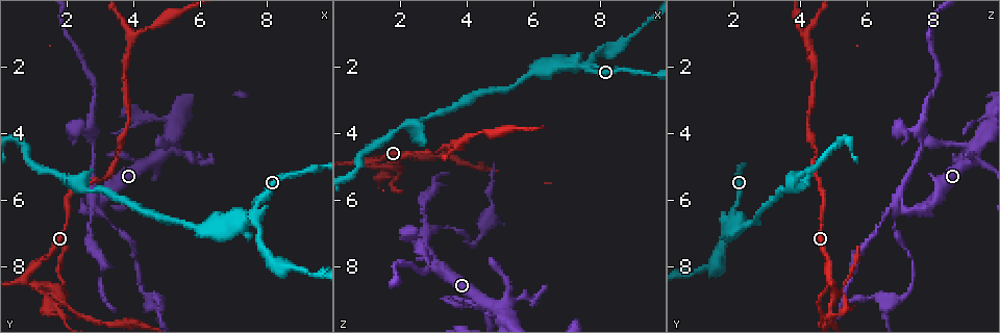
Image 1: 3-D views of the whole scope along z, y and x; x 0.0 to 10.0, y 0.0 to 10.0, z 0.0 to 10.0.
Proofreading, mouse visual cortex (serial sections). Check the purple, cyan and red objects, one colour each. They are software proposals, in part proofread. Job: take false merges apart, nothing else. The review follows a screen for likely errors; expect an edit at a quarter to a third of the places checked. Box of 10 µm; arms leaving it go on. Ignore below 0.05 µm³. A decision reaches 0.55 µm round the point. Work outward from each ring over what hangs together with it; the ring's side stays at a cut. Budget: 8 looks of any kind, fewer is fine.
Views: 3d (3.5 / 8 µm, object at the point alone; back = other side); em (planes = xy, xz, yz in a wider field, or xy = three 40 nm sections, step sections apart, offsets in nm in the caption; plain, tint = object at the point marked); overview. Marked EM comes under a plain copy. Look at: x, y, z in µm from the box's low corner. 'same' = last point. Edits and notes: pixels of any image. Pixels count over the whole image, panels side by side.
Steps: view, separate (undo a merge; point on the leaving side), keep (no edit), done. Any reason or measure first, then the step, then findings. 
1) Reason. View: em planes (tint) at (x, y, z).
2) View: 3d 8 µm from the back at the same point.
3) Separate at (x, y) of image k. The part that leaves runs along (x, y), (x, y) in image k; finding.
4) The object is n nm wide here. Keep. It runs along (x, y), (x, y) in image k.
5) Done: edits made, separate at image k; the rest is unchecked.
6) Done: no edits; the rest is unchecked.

Sharp bend. View: 3d 3.5 µm at (4.75, 4.70, 9.25).

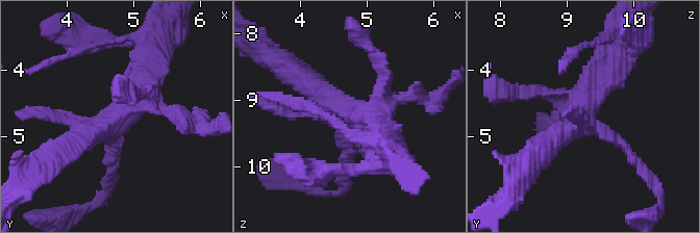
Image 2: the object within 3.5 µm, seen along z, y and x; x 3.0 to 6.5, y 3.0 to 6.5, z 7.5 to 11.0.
View: em xy step 1 (tint) at (4.80, 4.70, 9.20).

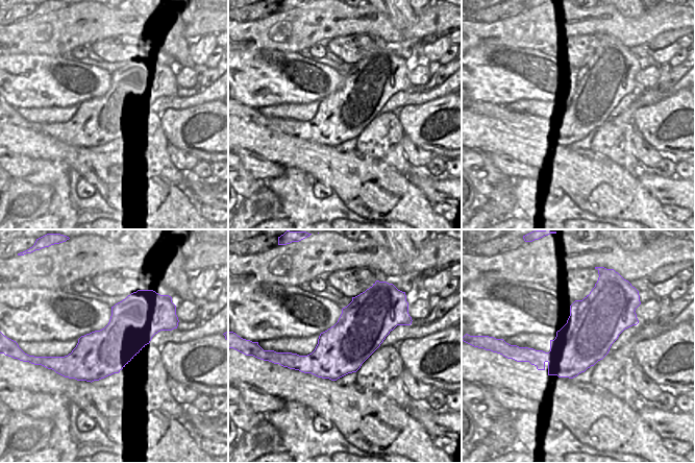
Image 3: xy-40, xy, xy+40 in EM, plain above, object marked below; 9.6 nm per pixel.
The object is 480 nm wide here. Keep. It runs along (67, 147), (130, 105), (147, 63) in image 2; one cell here.

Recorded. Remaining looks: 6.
A narrow waist. View: 3d 8 µm from the back at (2.70, 6.05, 6.95).

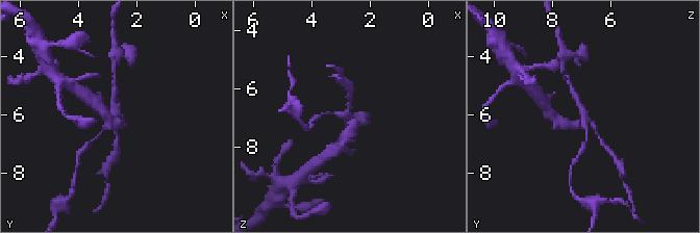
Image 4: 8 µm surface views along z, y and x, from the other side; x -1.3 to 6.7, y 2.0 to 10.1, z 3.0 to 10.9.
4 arms meet here; the arms are 100, 150, 200, 350 nm wide; need the tissue. View: em planes (tint) at the same point.

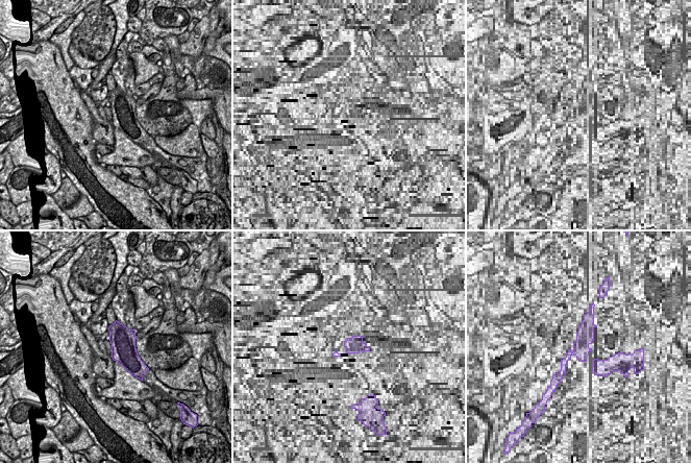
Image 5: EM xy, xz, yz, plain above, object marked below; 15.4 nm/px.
Separate at (114, 98) of image 4. The part that leaves runs along (116, 117), (113, 105), (115, 80) in image 4; two cells meet here.

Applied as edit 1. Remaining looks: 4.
View: overview.

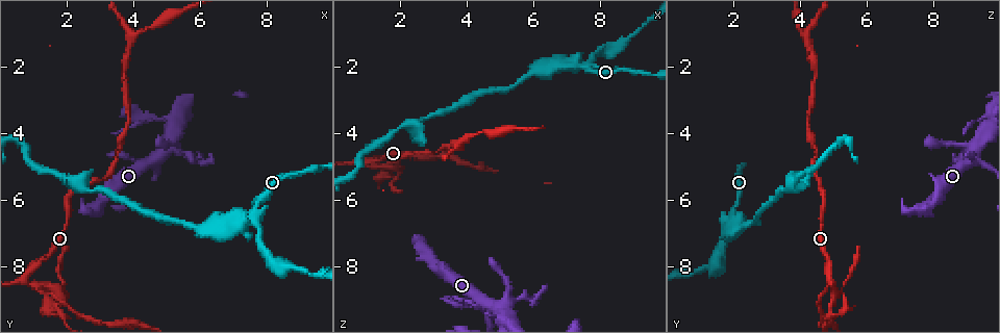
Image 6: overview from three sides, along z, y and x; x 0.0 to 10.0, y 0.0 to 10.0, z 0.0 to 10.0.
Three arms meet. View: 3d 3.5 µm at (4.00, 1.05, 4.15).

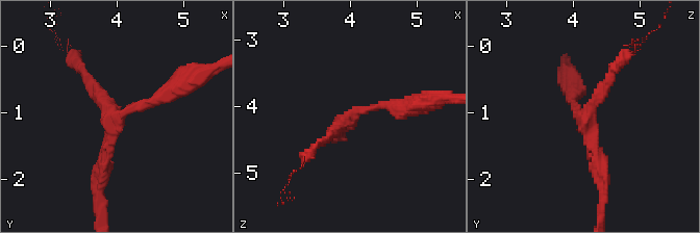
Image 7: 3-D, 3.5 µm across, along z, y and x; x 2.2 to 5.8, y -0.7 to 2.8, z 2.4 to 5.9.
3 arms meet here; the arms are 150, 150, 200 nm wide. View: em xy step 1 (tint) at (4.00, 1.05, 4.20).

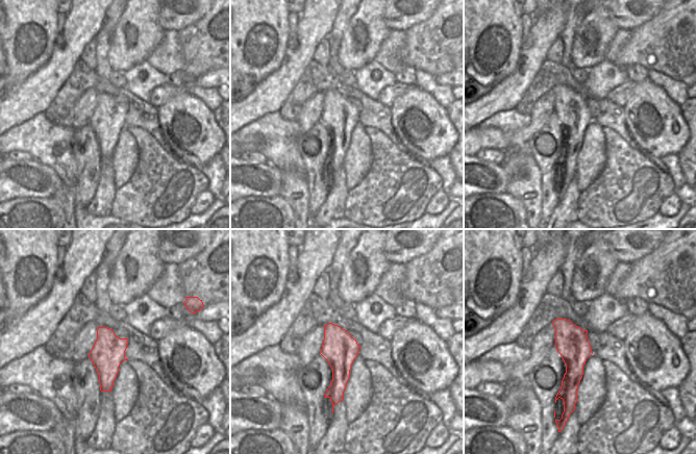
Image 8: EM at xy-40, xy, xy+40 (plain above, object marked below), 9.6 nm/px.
Keep. It runs along (101, 182), (114, 121), (174, 89) in image 7; all the same cell.

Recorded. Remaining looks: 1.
Done: edits made, separate at image 4; the rest is unchecked.

